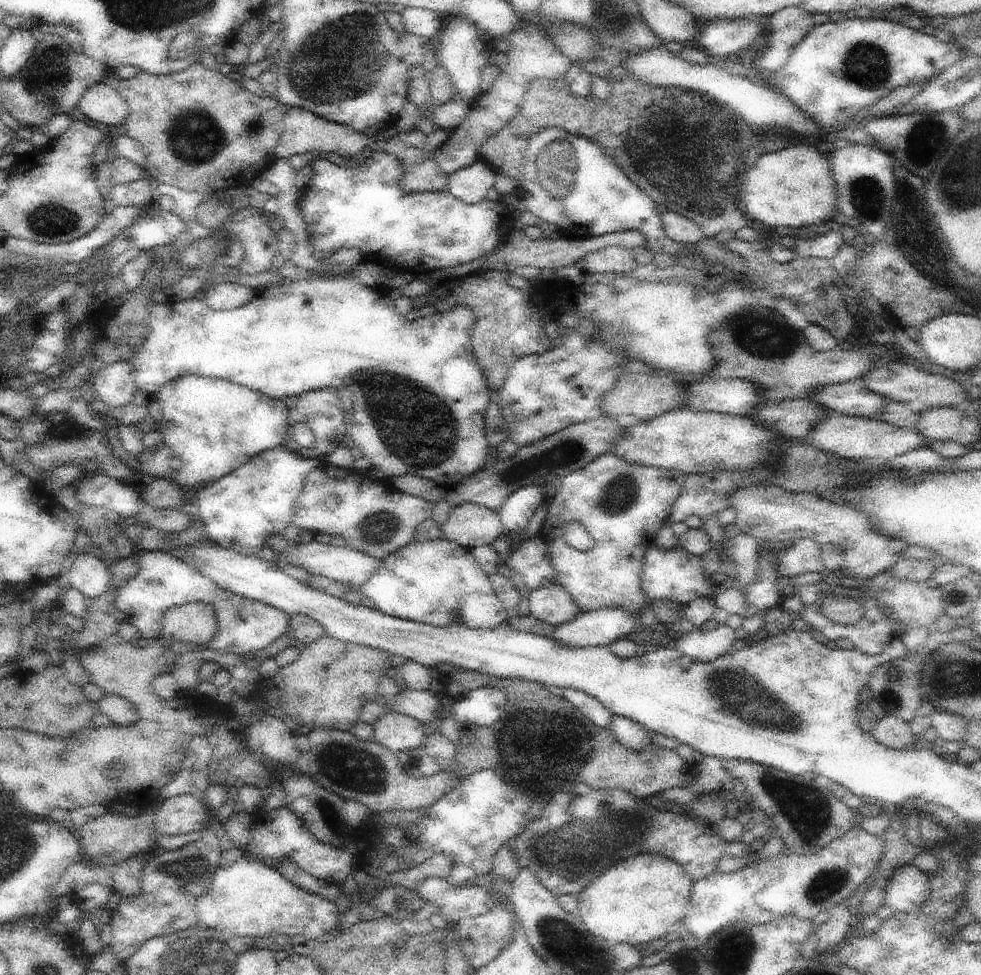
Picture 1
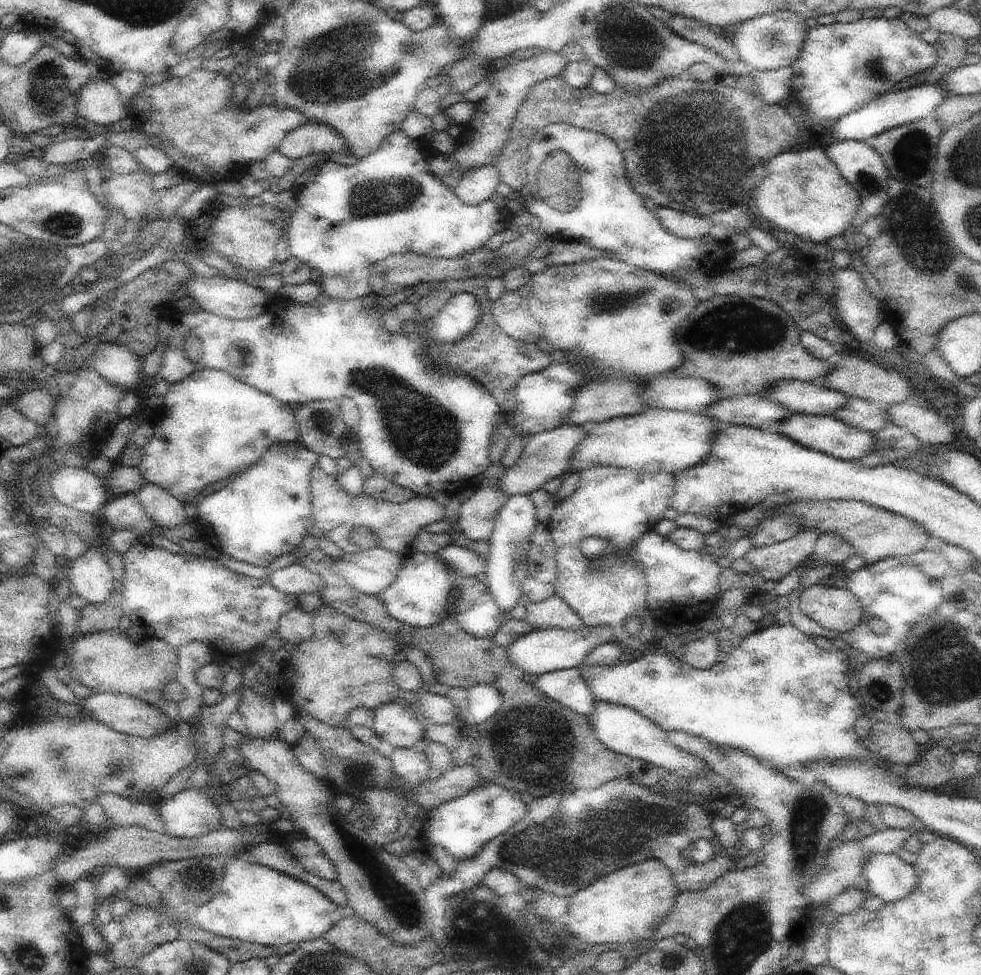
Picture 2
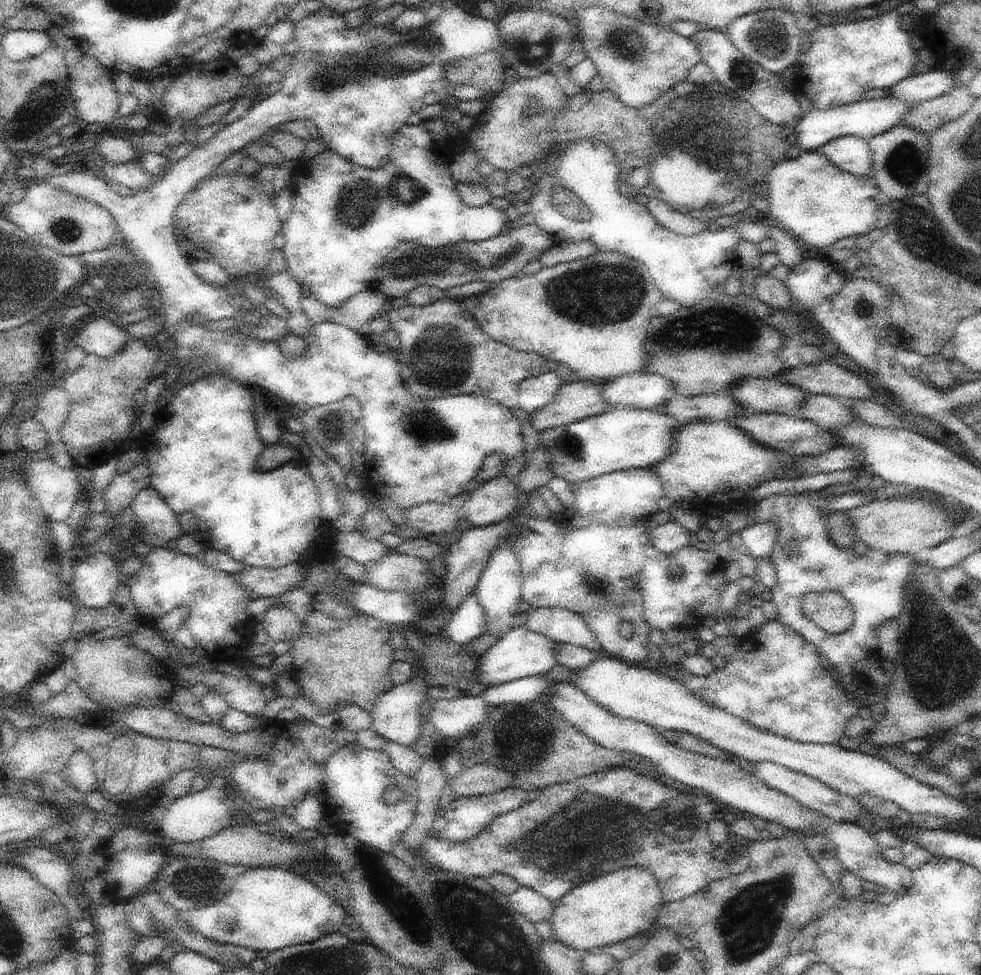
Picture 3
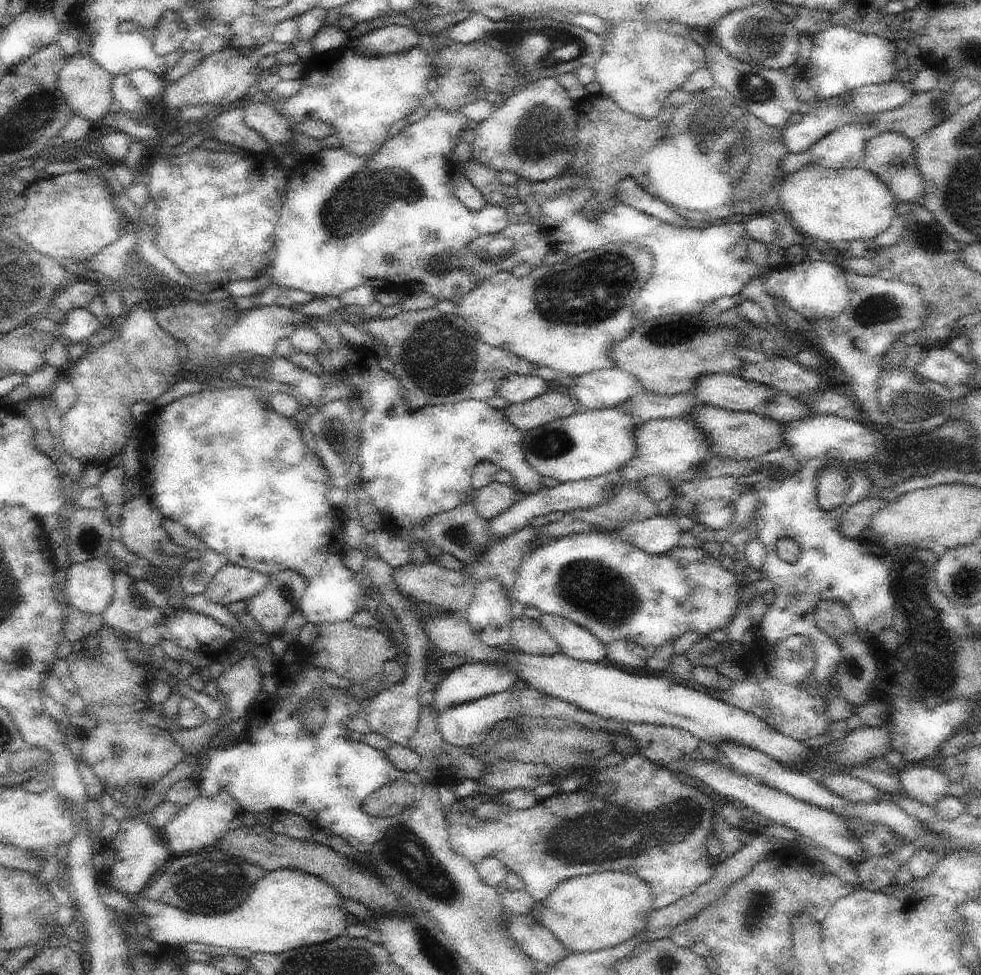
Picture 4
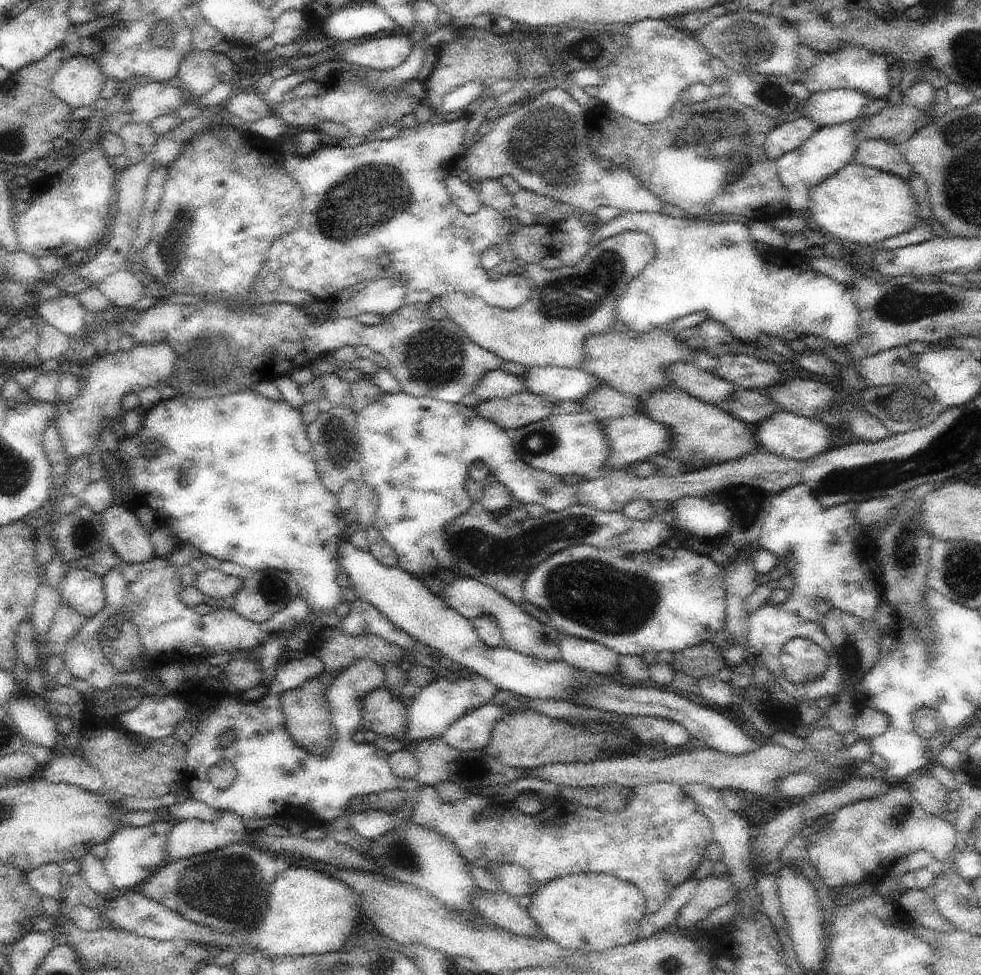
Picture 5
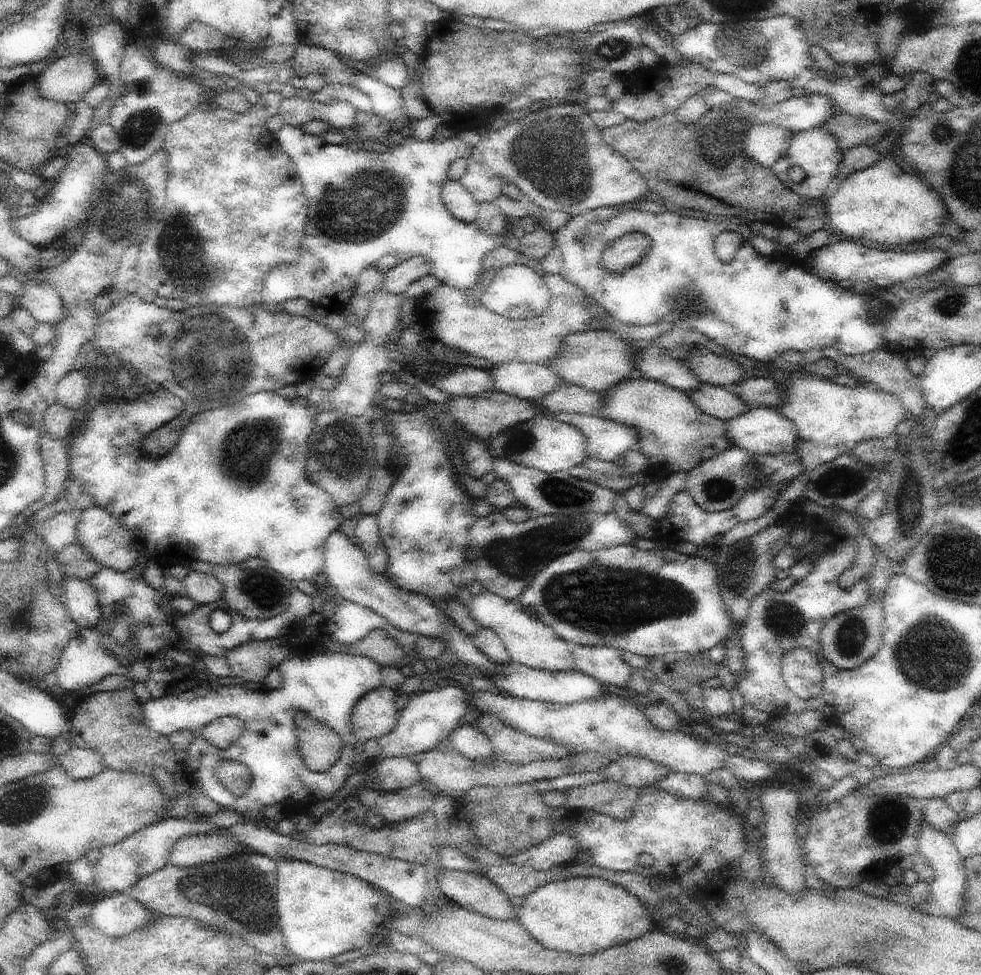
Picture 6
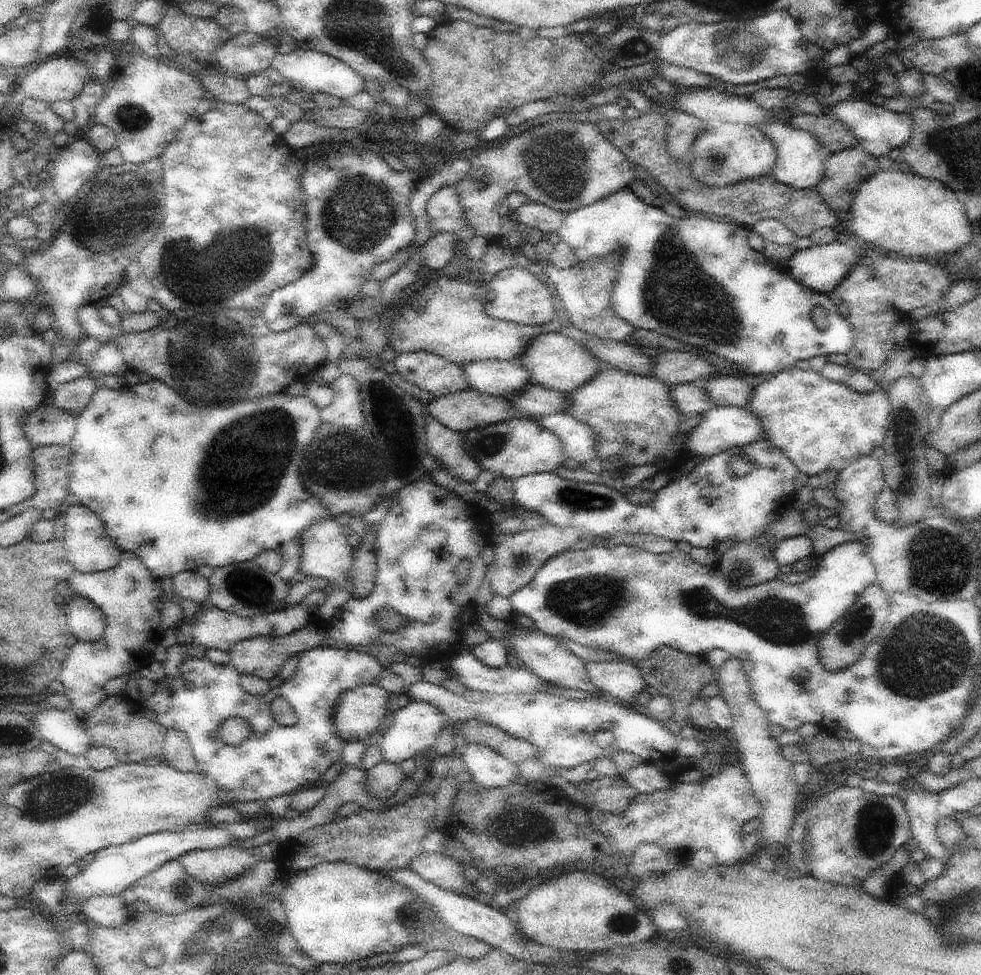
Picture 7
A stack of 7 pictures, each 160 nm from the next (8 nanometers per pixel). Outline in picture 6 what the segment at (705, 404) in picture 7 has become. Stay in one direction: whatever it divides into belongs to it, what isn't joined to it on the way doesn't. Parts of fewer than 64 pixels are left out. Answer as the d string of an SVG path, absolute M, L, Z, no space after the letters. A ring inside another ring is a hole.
M702 383L691 390L688 396L706 414L727 421L746 412L749 408L729 390L708 383Z

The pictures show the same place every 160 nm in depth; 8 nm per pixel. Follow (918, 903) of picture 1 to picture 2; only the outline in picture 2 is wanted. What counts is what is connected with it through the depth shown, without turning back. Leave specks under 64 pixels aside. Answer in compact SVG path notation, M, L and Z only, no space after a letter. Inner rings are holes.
M870 853L866 855L862 878L868 884L872 896L878 896L886 903L895 903L905 899L918 884L918 875L914 867L904 862L894 853Z

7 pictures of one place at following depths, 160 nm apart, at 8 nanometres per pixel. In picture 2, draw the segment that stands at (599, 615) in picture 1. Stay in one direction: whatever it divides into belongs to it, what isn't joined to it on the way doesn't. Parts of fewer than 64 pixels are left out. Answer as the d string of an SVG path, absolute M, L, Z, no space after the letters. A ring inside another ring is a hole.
M584 625L579 631L559 628L532 629L513 642L506 650L510 662L524 674L542 674L572 667L580 668L587 654L598 645L613 640L610 627L589 627Z

